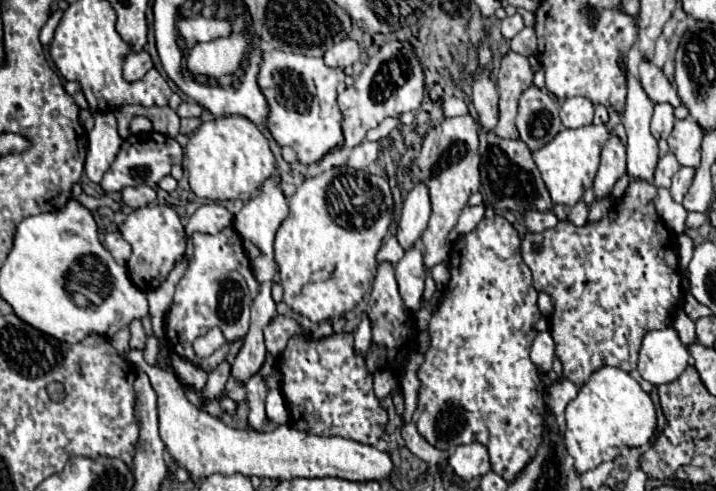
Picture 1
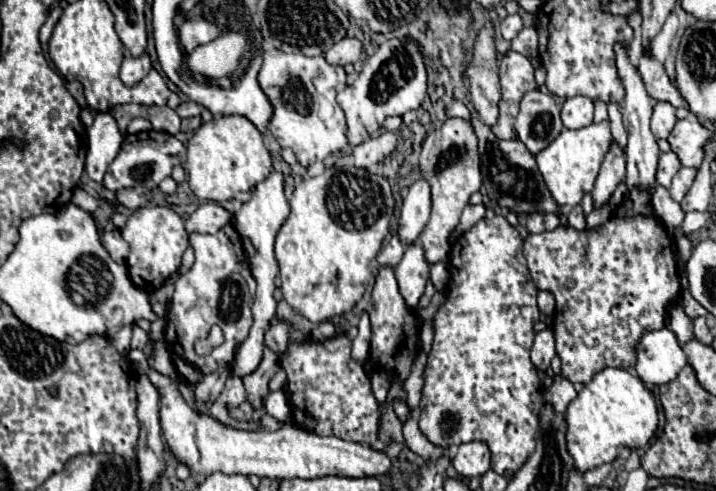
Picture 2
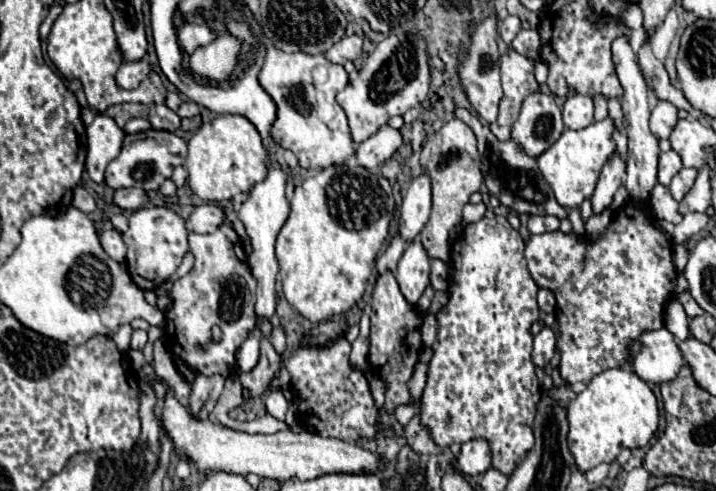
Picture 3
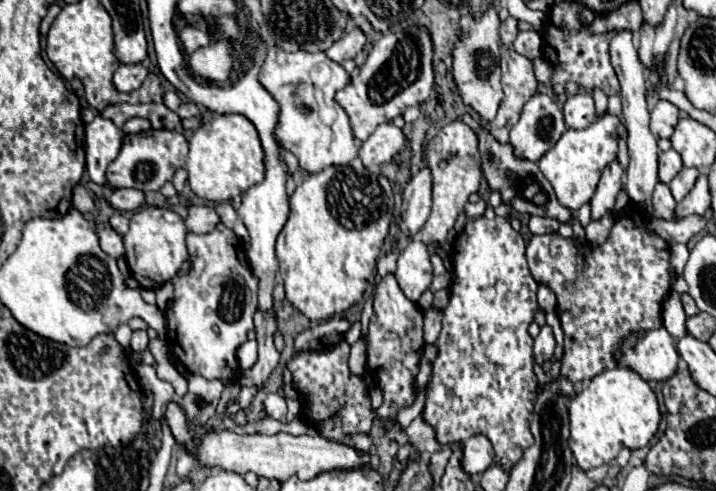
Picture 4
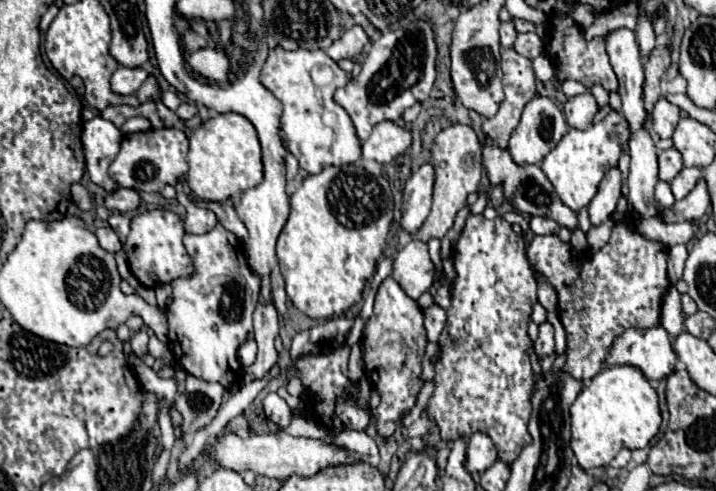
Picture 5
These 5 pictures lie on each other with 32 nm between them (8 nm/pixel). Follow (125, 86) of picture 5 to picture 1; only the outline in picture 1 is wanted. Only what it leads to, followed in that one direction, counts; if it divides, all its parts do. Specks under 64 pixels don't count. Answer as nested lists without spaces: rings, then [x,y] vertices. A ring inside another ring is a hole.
[[[146,50],[130,52],[126,58],[126,64],[124,64],[124,78],[130,82],[140,80],[140,76],[144,76],[150,68],[152,68],[152,60]]]

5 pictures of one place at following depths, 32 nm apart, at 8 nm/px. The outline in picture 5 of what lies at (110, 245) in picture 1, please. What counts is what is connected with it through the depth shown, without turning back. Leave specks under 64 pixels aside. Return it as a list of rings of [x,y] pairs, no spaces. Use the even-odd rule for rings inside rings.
[[[110,226],[98,228],[98,230],[96,230],[96,236],[98,236],[98,240],[100,240],[100,246],[102,246],[106,252],[116,254],[116,252],[122,250],[122,242],[120,242],[120,238],[116,236],[116,232],[114,232]]]

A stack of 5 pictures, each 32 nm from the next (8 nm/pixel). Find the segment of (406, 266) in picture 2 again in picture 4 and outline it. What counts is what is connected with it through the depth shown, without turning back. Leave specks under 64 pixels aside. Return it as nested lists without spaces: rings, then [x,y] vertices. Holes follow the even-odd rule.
[[[412,240],[402,250],[394,278],[400,284],[404,296],[412,302],[418,302],[422,292],[430,286],[432,282],[430,254],[428,254],[428,248],[420,240]]]

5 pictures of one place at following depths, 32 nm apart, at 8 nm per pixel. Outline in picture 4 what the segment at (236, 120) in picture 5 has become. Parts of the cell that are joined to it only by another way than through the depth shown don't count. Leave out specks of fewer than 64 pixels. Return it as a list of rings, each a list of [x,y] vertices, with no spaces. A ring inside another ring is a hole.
[[[216,114],[204,122],[190,138],[190,152],[186,160],[188,184],[192,192],[210,202],[232,200],[250,186],[264,180],[264,150],[254,124],[240,114]]]

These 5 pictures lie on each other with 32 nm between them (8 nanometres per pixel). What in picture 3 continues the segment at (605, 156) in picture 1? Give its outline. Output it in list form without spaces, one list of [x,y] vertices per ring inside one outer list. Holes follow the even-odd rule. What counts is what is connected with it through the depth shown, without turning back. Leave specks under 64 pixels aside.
[[[614,152],[602,166],[600,178],[596,182],[596,190],[592,194],[594,214],[600,214],[604,208],[608,208],[612,204],[612,196],[622,186],[624,176],[626,176],[626,162],[620,158],[618,152]]]

